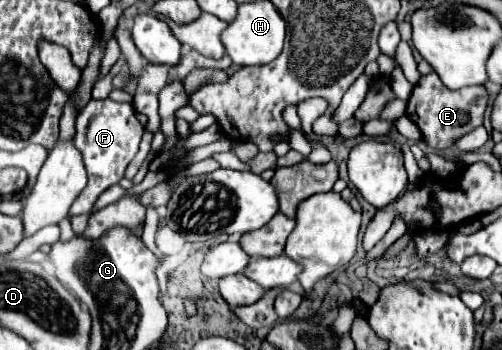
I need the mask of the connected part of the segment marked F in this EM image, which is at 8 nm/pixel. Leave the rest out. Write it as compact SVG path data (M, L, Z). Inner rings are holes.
M91 99L77 115L77 133L75 143L79 143L79 151L85 157L87 167L87 187L79 193L79 197L71 205L71 215L89 213L95 199L111 185L119 183L125 175L127 165L139 149L139 141L143 137L143 125L137 121L137 113L133 103L115 103L111 99Z

